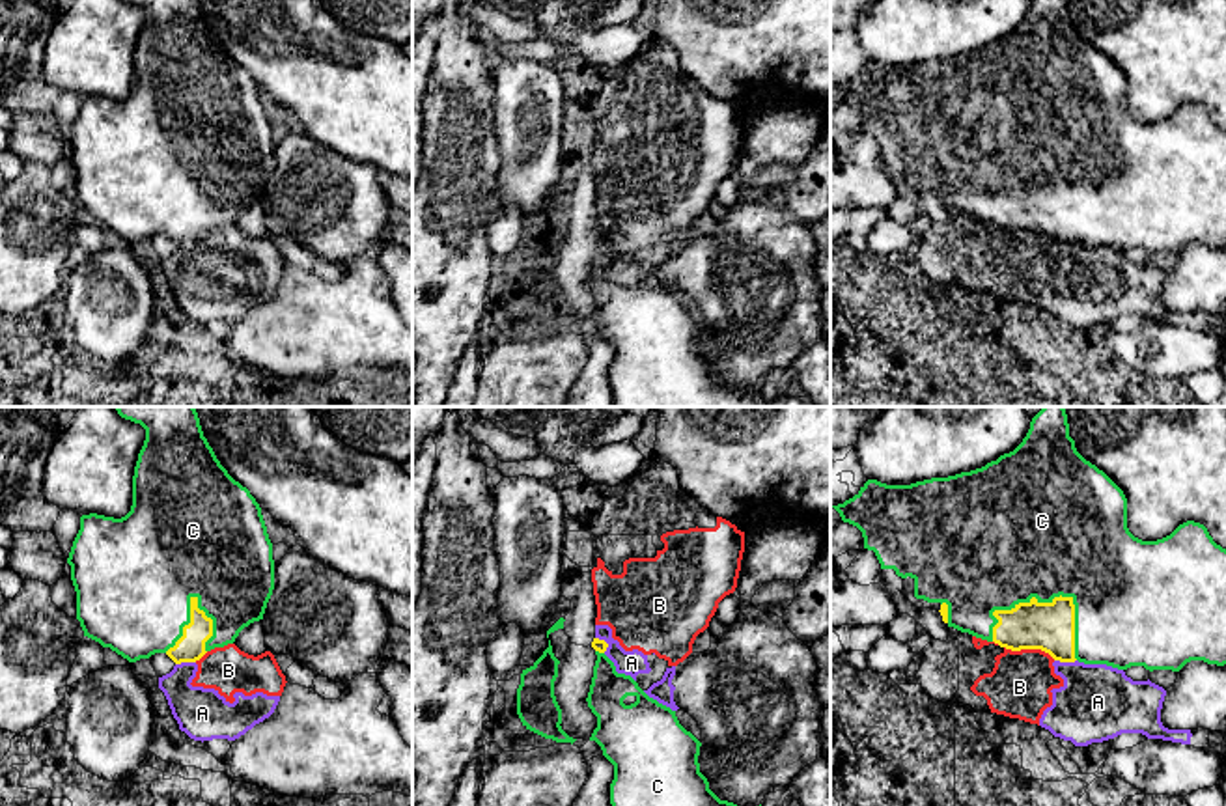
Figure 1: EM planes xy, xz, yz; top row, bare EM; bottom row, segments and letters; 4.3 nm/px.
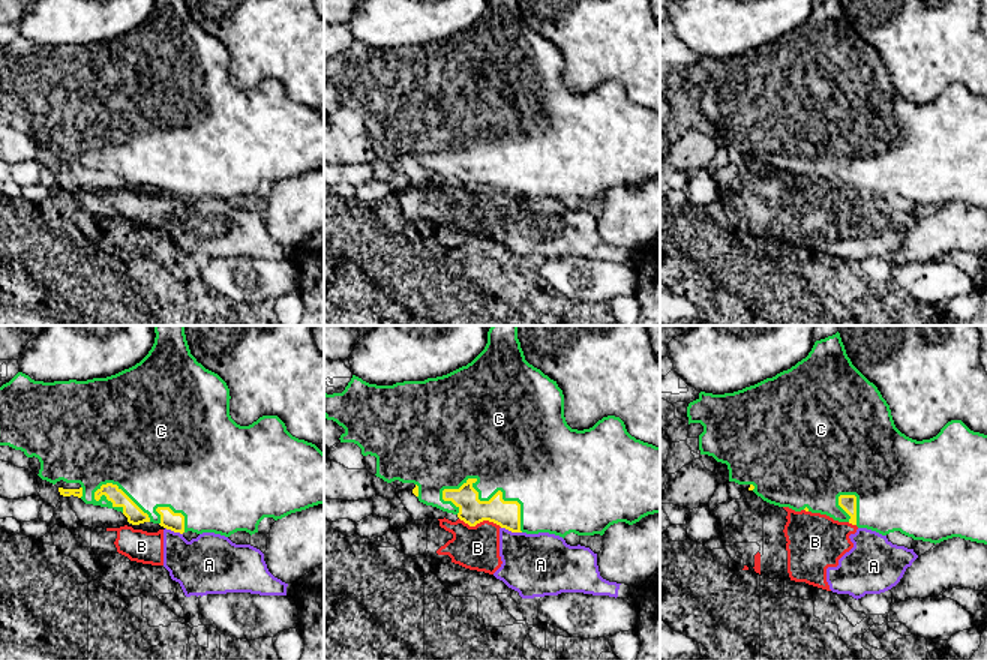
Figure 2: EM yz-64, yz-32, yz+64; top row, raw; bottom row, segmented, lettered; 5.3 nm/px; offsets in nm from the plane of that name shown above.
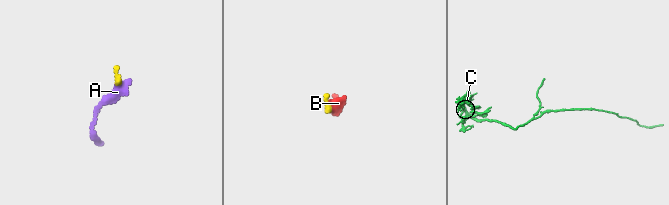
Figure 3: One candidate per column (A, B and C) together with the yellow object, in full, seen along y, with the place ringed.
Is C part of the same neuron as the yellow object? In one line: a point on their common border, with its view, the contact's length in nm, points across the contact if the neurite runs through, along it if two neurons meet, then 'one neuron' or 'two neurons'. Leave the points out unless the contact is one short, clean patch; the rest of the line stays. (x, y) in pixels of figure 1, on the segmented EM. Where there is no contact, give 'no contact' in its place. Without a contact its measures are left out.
yz (1060, 596) | 420 nm | one neuron

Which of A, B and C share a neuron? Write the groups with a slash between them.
A B / C

